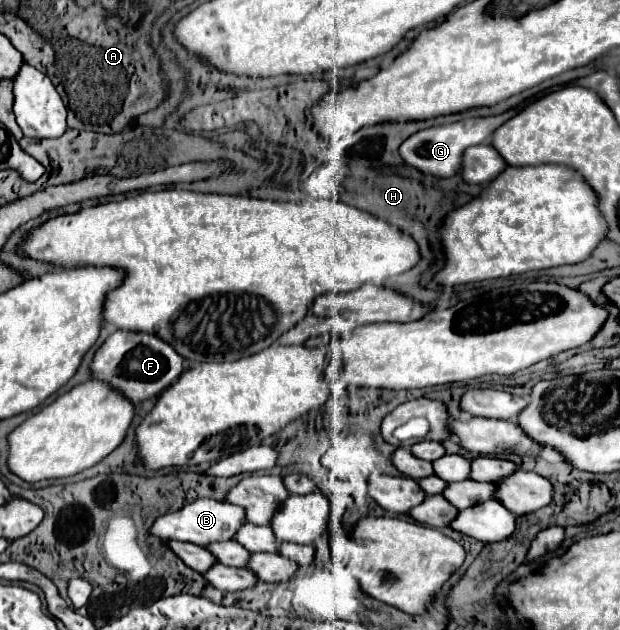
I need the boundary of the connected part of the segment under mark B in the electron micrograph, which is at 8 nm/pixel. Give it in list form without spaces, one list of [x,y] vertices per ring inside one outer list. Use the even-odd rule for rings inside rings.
[[[201,498],[201,500],[195,500],[187,506],[183,506],[181,510],[177,510],[173,514],[165,514],[165,516],[157,518],[155,524],[151,526],[151,534],[159,536],[163,540],[181,540],[181,542],[193,542],[199,546],[207,546],[213,542],[231,540],[237,534],[237,528],[241,528],[241,524],[245,524],[245,522],[247,522],[245,508],[241,508],[237,504],[229,504],[229,502]]]

